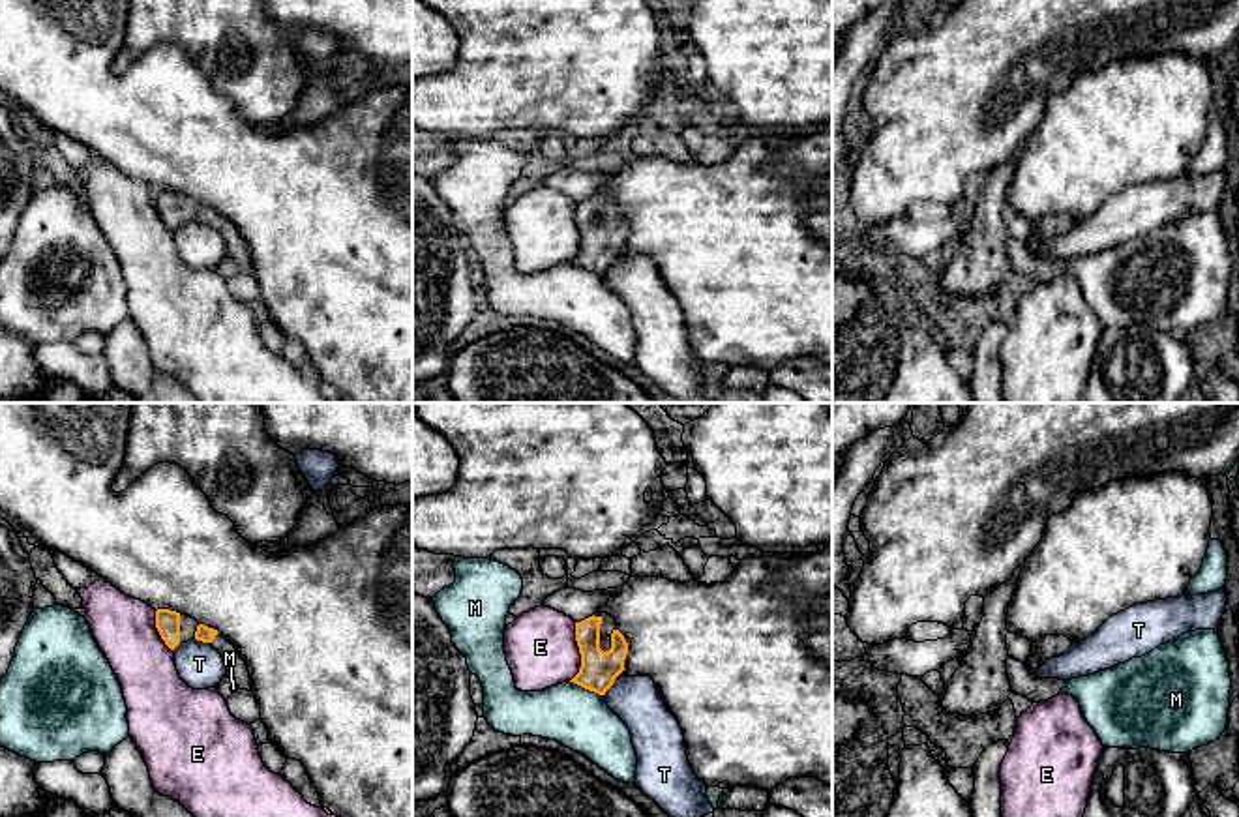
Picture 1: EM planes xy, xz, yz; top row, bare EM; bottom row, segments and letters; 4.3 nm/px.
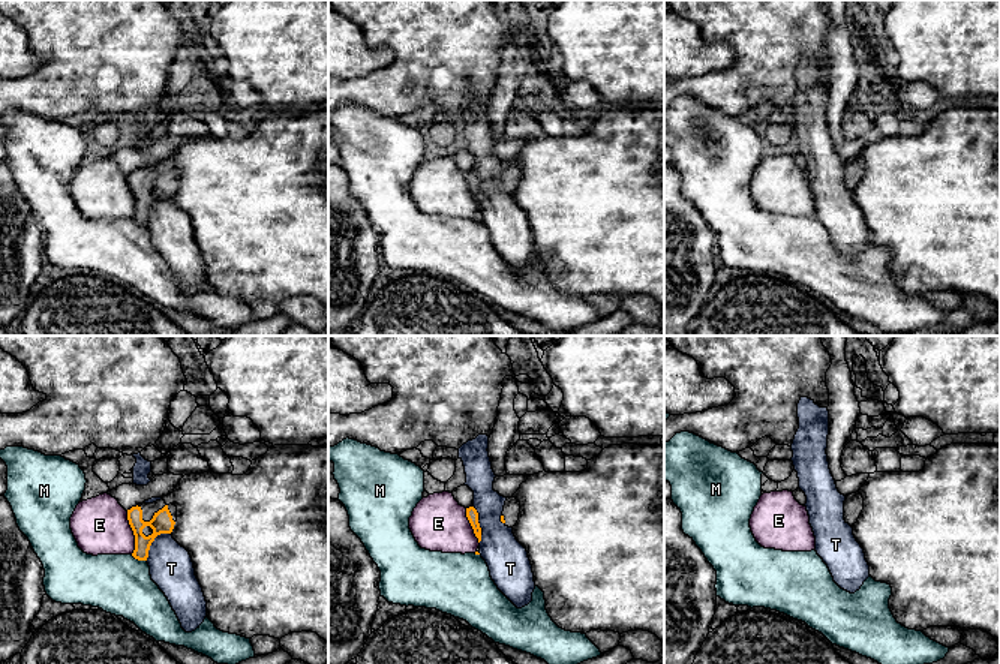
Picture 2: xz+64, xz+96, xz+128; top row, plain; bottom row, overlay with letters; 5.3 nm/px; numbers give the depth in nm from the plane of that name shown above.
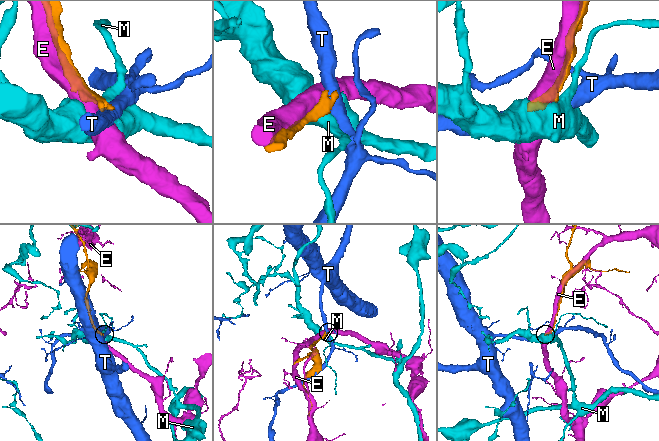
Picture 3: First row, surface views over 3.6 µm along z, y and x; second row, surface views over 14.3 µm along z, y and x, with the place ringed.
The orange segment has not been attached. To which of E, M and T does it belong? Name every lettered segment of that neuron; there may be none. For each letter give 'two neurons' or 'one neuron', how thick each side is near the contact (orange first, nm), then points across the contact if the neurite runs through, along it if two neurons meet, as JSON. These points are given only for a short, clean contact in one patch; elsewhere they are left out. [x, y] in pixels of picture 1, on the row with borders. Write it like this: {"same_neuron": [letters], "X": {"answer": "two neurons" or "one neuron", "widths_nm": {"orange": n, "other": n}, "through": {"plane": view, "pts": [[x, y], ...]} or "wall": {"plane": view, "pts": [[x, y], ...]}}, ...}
{"same_neuron": [], "E": {"answer": "two neurons", "widths_nm": {"orange": 160, "other": 320}}, "M": {"answer": "two neurons", "widths_nm": {"orange": 160, "other": 260}, "wall": {"plane": "xz", "pts": [[568, 681], [602, 696]]}}, "T": {"answer": "two neurons", "widths_nm": {"orange": 160, "other": 200}, "wall": {"plane": "xz", "pts": [[623, 669], [604, 696]]}}}

